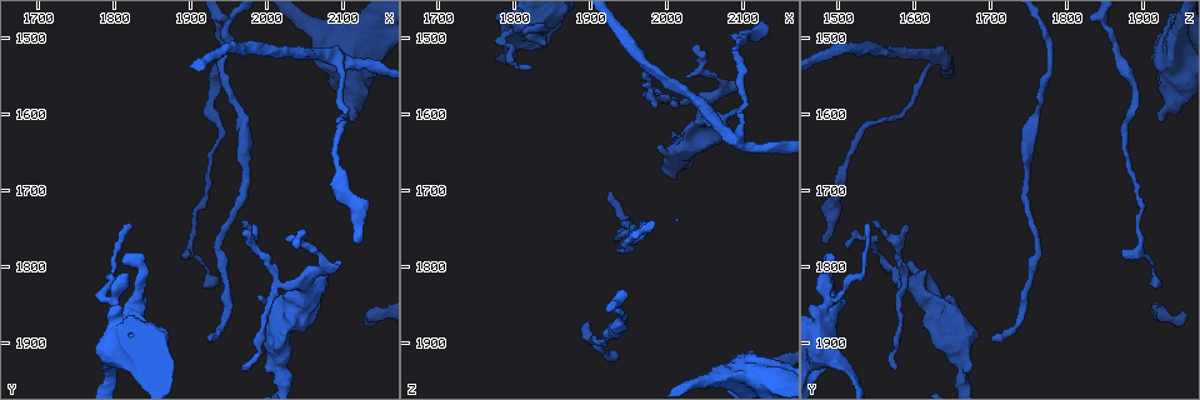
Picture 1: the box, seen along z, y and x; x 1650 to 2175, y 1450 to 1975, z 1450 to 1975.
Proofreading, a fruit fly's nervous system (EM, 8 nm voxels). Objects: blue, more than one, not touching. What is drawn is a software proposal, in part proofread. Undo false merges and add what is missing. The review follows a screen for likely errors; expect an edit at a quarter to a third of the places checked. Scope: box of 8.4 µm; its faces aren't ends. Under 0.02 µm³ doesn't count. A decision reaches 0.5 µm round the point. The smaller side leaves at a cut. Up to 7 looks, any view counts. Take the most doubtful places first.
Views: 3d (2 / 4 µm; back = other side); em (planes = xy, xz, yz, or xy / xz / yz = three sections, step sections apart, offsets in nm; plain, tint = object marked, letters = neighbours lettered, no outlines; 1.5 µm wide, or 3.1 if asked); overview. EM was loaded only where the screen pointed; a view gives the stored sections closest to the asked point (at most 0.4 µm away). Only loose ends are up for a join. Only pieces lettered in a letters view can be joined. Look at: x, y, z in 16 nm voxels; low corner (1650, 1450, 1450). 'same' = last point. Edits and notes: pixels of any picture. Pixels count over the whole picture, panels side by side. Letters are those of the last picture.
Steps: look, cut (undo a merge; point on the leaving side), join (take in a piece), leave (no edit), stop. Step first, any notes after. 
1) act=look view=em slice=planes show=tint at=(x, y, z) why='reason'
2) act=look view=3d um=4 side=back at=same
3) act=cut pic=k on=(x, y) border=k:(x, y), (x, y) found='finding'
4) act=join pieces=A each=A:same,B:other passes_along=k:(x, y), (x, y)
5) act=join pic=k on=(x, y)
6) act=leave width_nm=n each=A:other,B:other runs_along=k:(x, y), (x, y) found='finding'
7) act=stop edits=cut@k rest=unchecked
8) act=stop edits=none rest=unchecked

act=look view=3d um=4 at=(2110, 1605, 1925) why='thick end'

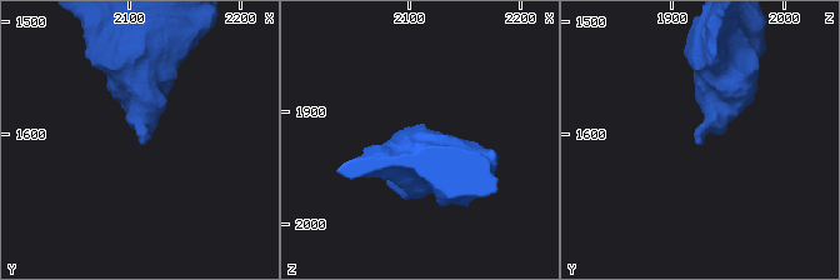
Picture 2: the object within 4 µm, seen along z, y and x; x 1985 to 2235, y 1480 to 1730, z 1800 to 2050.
act=look view=em slice=xy step=4 show=letters at=(2108, 1610, 1920)

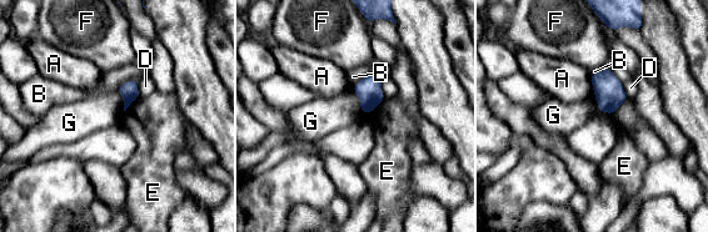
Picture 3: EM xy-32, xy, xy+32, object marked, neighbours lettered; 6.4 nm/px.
act=look view=em slice=planes show=letters at=same why='cut it another way'

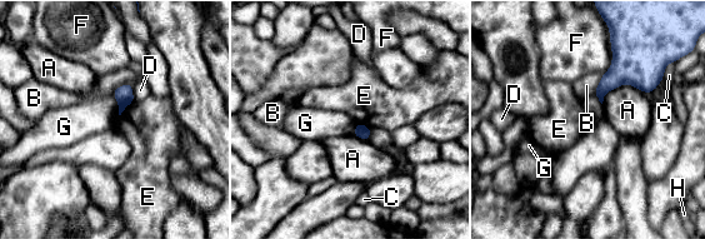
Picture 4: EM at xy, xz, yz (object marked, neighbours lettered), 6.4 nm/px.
act=leave each=A:other,B:other,C:other,D:other,E:other,F:other,G:other,H:other border=4:(111, 95), (116, 101), (119, 114) found='none of them fits'

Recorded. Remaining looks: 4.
act=look view=3d um=4 at=(1915, 1830, 1915) why='long arm stops here'

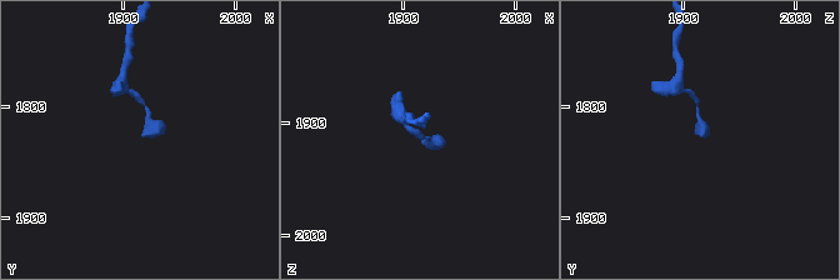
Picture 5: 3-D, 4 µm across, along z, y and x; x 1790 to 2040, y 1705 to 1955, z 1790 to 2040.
act=look view=em slice=planes show=letters at=(1916, 1828, 1918)

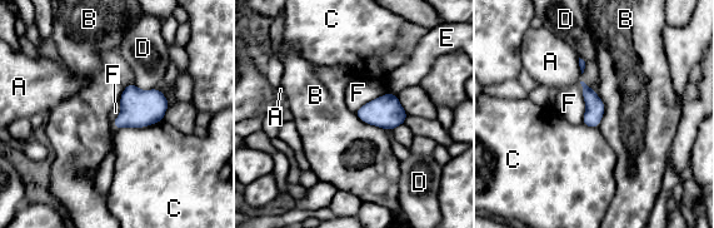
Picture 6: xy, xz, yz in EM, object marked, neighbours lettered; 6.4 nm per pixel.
act=leave longest_contact=C:300nm each=A:other,B:other,C:other,D:other,E:other,F:other found='none of them fits'

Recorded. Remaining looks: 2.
act=stop edits=none rest=unchecked

